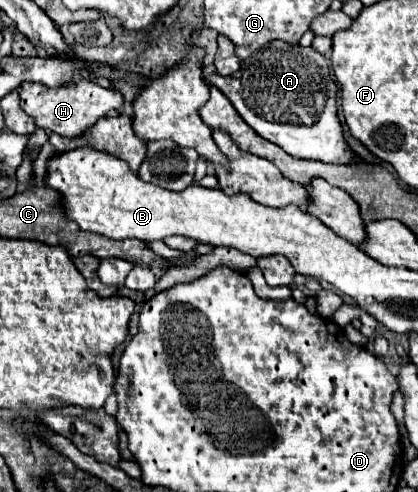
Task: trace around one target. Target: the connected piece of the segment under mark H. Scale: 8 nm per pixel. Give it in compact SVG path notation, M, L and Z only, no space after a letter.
M77 80L75 86L63 86L63 88L47 88L43 84L35 84L35 82L25 82L21 86L21 108L35 118L37 126L49 132L57 132L65 138L81 138L81 134L85 134L85 130L89 130L89 126L95 126L101 118L105 118L109 112L117 110L123 106L123 94L113 90L113 88L105 88L99 86L97 82L83 82Z

